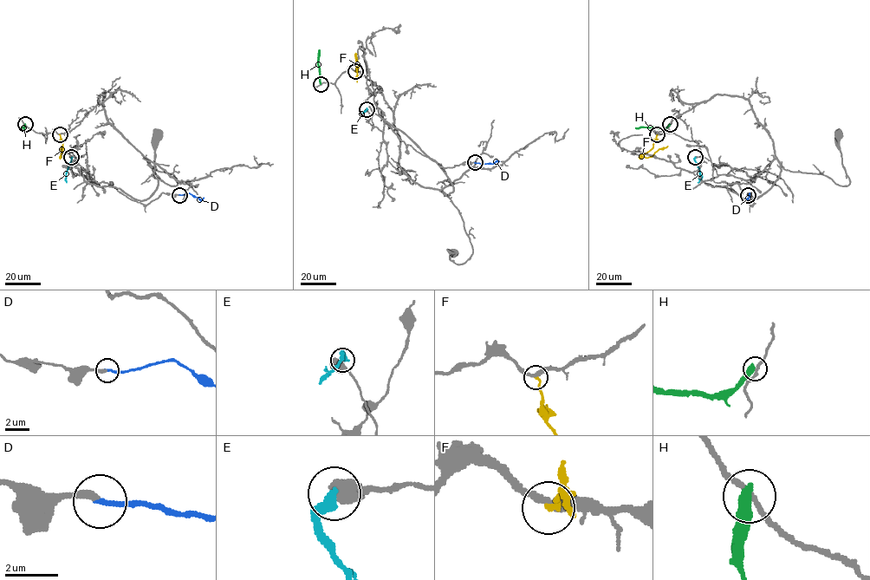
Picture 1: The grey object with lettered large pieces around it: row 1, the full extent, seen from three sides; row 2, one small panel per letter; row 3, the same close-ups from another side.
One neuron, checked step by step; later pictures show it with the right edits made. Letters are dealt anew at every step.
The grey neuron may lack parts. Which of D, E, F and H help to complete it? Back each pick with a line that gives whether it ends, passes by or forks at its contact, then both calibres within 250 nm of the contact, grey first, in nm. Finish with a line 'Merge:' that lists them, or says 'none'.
D: it ends | 260/190 nm
Merge: D

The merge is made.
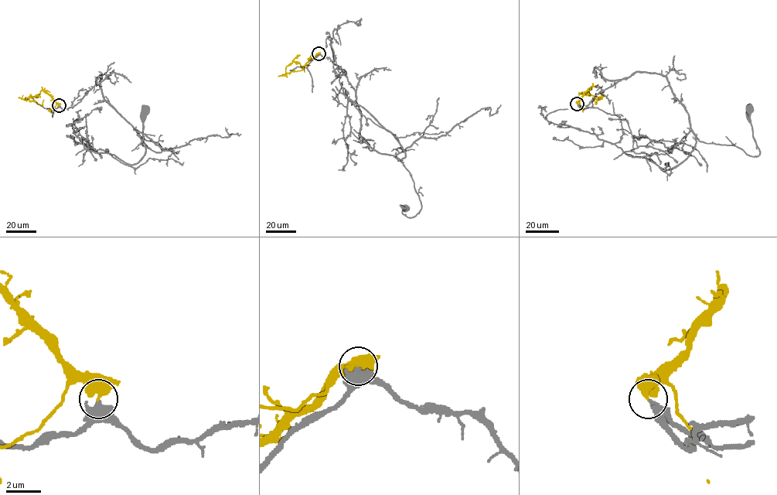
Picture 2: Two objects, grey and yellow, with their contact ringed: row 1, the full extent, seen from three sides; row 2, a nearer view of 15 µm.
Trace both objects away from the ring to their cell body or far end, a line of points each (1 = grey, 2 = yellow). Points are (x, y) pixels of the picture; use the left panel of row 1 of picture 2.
1: (59, 105), (73, 107), (101, 76), (103, 97), (143, 138), (158, 142), (161, 152), (143, 141), (148, 110)
2: (59, 105), (42, 90), (36, 97), (26, 99), (41, 105), (43, 100)

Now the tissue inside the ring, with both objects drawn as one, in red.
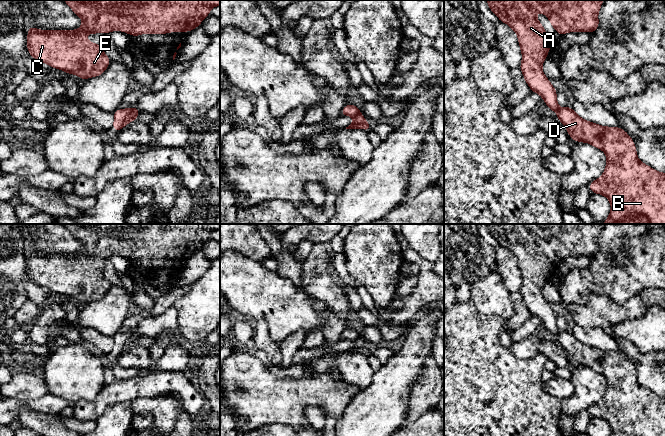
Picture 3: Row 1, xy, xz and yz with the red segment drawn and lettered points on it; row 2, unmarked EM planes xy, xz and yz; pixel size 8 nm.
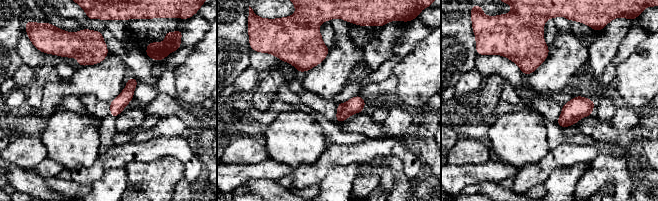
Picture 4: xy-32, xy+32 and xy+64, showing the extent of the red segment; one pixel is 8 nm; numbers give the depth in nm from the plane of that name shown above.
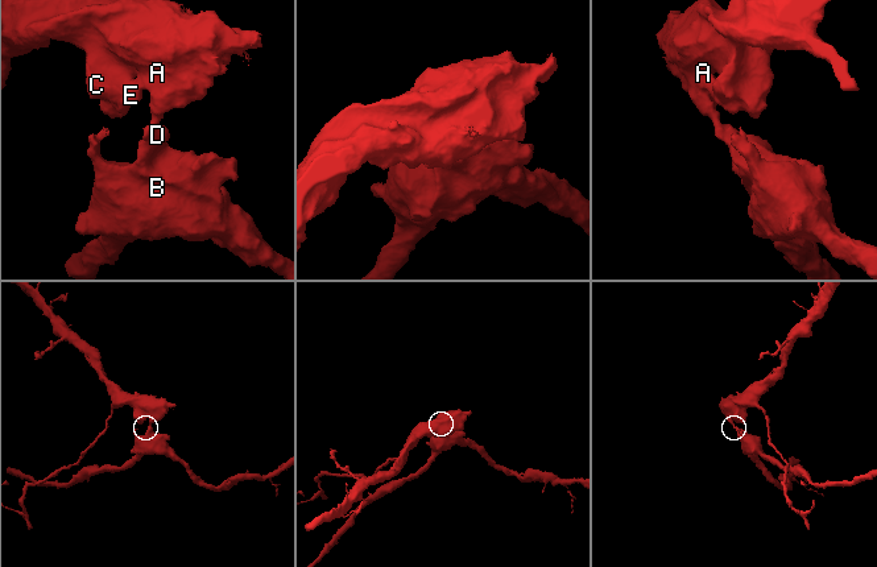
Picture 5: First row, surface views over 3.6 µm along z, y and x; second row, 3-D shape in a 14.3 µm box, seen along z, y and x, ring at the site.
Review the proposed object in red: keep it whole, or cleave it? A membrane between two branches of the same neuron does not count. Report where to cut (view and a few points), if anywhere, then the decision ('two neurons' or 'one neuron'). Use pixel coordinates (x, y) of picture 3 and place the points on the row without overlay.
xy (135, 331), (128, 339), (126, 347) | two neurons

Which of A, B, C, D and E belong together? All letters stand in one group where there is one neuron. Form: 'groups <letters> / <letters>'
groups A C E / B D

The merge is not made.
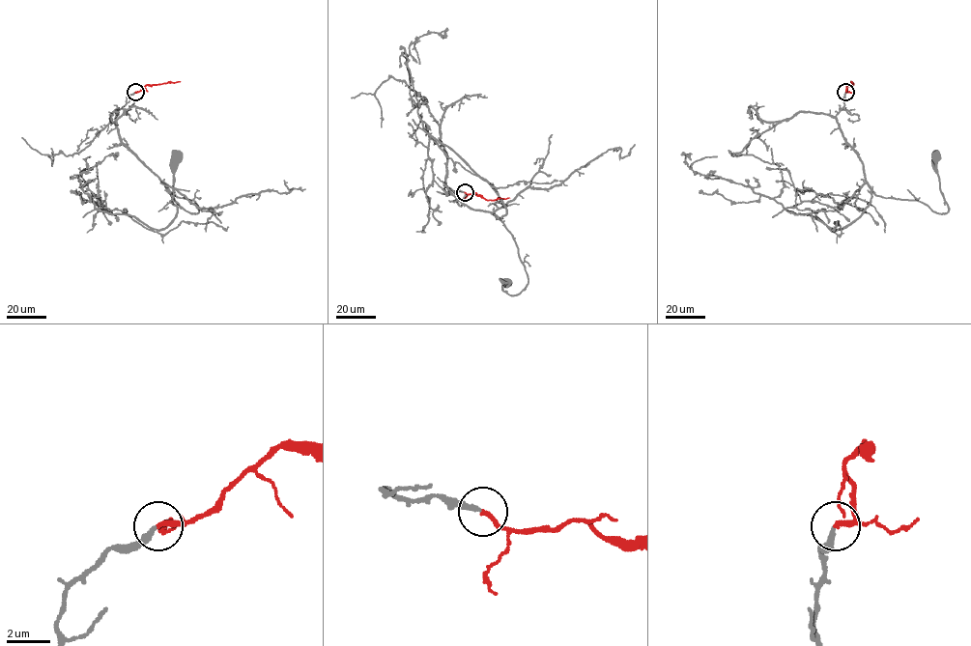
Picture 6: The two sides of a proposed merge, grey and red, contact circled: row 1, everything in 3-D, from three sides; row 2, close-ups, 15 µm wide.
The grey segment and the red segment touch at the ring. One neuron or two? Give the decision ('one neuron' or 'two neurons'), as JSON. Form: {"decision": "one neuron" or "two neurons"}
{"decision": "one neuron"}

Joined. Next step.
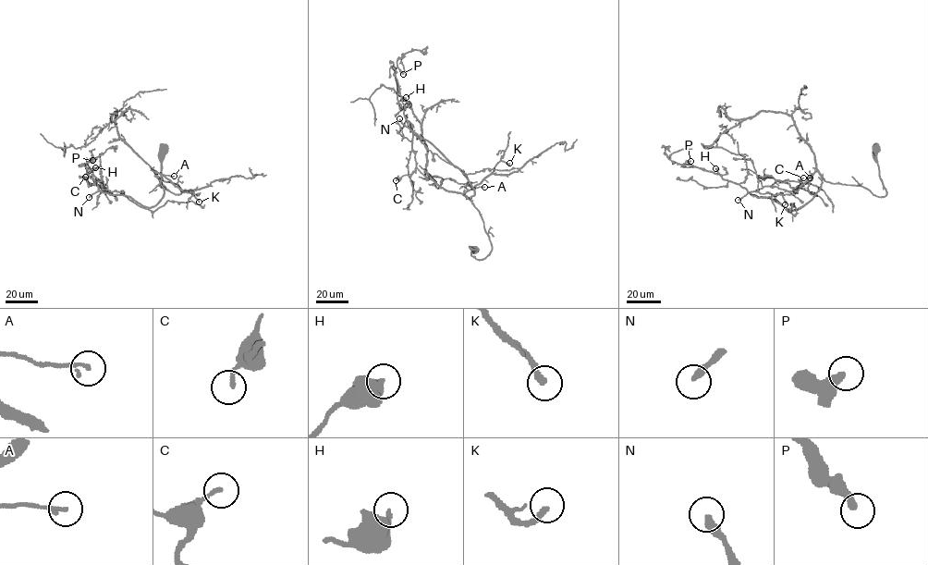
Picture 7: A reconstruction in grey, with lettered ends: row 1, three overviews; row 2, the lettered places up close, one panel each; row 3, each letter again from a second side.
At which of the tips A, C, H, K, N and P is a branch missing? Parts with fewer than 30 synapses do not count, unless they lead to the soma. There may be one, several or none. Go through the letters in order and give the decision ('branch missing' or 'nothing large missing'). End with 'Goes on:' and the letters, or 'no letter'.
A: nothing large missing
C: nothing large missing
H: nothing large missing
K: branch missing
N: branch missing
P: nothing large missing
Goes on: K, N

